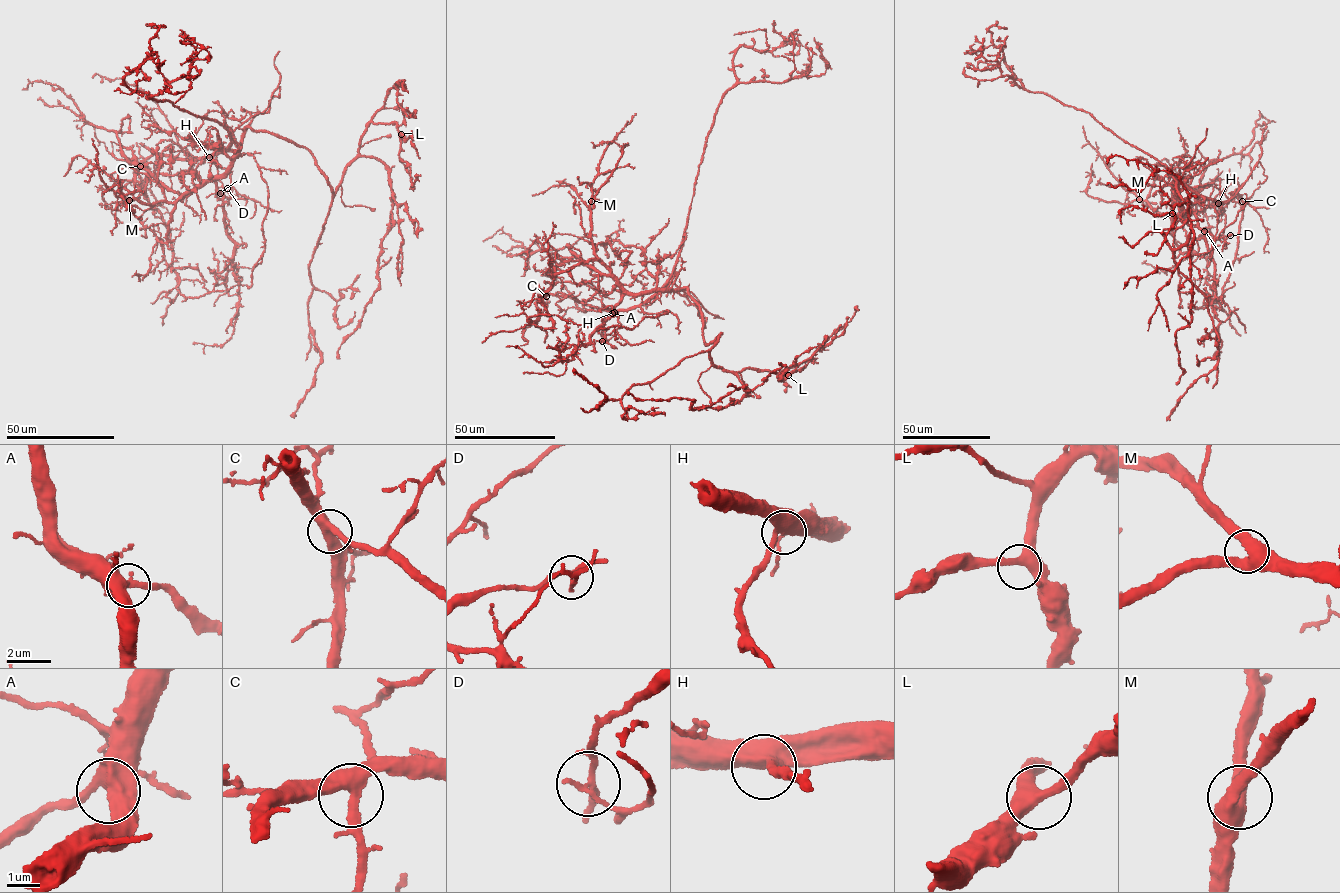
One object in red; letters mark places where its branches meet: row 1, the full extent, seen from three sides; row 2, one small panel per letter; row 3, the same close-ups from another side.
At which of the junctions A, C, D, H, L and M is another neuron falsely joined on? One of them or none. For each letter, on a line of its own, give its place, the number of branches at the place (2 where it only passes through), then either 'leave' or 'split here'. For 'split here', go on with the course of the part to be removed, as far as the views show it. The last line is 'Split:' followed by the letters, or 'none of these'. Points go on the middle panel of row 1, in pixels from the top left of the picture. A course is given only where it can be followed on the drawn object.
A: (612, 313) | 5 | leave
C: (546, 296) | 3 | leave
D: (602, 341) | 4 | split here | (602, 341), (620, 326), (615, 312), (659, 291), (676, 263), (736, 50), (768, 48), (763, 30), (734, 35)
H: (614, 312) | 3 | leave
L: (788, 375) | 3 | leave
M: (591, 201) | 3 | leave
Split: D

